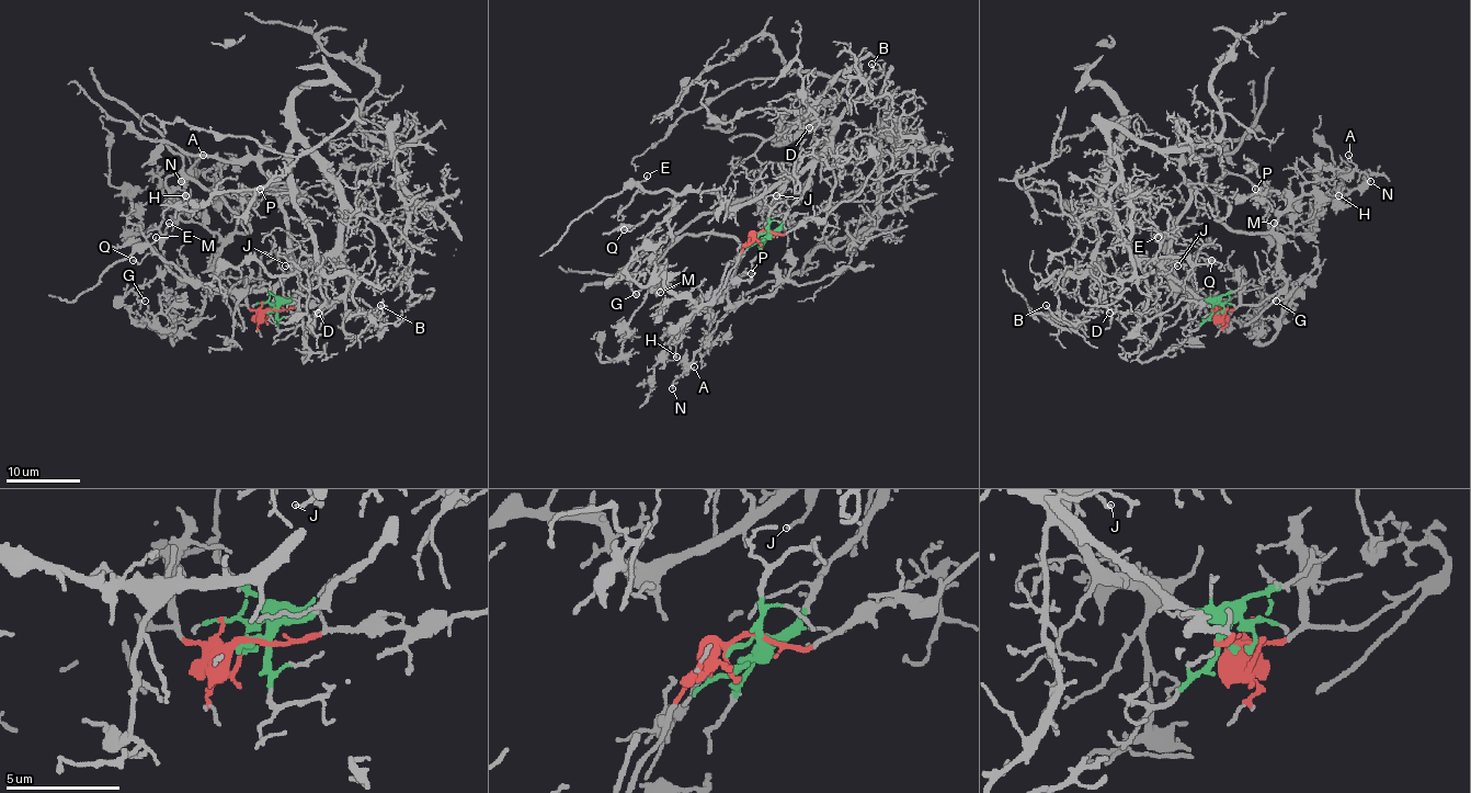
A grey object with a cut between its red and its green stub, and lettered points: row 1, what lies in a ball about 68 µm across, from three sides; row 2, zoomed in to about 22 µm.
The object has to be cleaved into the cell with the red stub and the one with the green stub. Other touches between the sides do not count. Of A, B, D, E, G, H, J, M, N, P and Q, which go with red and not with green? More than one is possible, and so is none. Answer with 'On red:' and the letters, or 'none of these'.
On red: A, G, H, M, N, P

